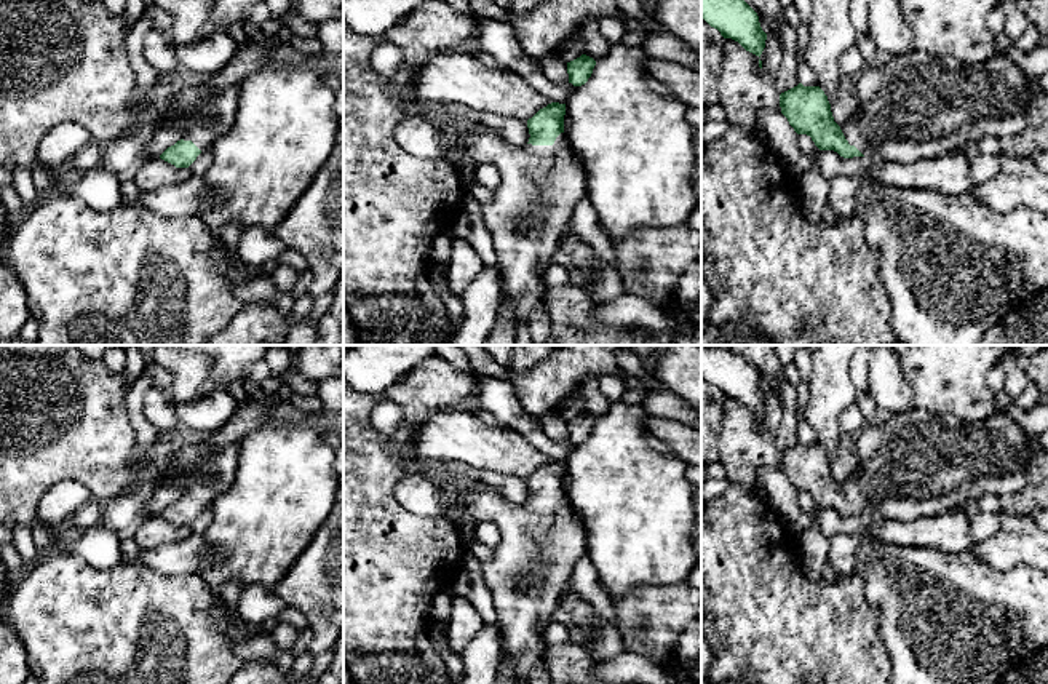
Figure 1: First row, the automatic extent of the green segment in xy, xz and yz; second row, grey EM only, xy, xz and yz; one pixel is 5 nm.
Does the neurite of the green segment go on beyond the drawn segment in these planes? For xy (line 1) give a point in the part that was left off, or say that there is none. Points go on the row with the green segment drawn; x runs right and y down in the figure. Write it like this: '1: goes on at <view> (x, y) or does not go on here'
1: goes on at xy (216, 115)

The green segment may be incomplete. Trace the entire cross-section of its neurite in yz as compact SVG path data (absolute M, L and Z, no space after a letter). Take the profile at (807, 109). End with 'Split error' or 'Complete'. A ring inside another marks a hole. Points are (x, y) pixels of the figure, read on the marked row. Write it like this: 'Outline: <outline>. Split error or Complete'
Outline: M922 50L888 56L882 67L867 66L855 77L858 105L844 126L834 121L828 96L820 86L797 86L780 94L781 113L797 134L812 137L820 150L834 150L844 158L880 155L885 161L911 165L922 158L935 158L952 152L963 152L971 141L984 136L997 139L1021 136L1030 125L1029 101L1026 91L1027 77L1006 54L995 54L975 66L962 64L954 58L936 58Z. Split error

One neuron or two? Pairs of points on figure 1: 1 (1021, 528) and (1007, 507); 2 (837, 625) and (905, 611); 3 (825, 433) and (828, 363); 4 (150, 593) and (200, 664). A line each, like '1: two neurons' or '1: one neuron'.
1: two neurons
2: two neurons
3: one neuron
4: one neuron

